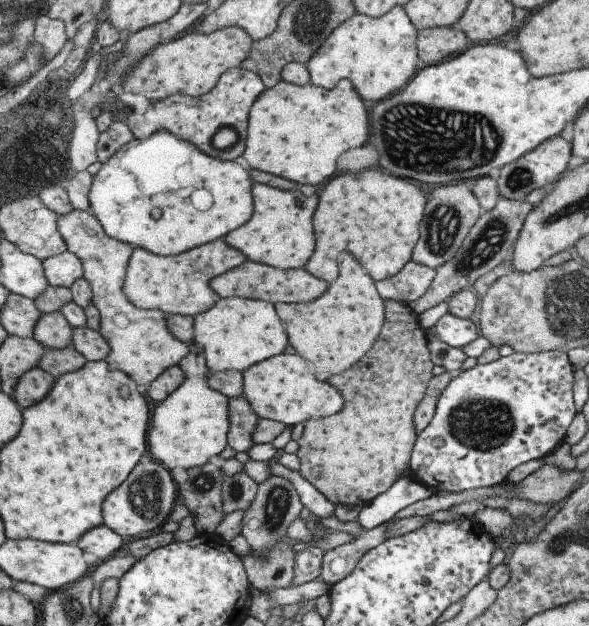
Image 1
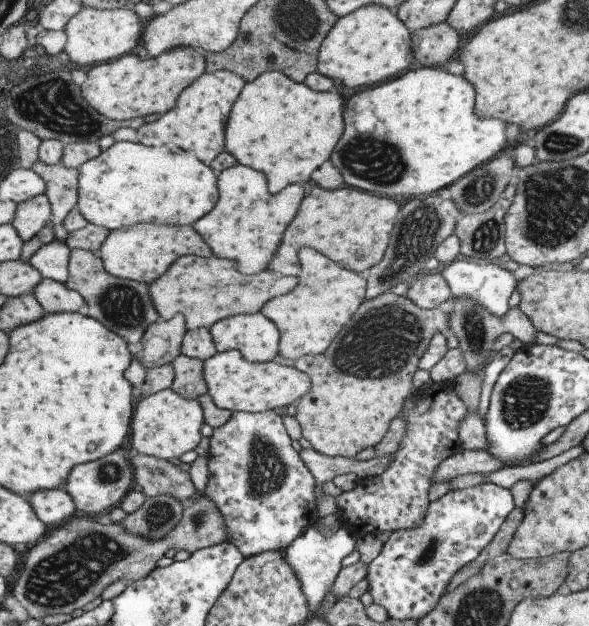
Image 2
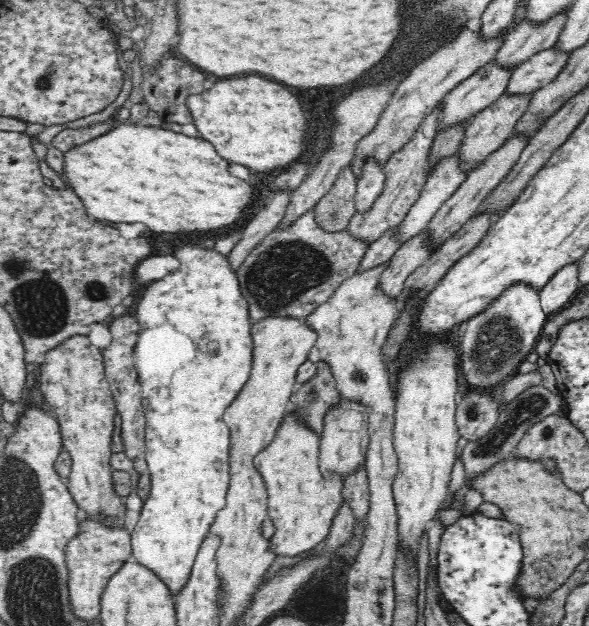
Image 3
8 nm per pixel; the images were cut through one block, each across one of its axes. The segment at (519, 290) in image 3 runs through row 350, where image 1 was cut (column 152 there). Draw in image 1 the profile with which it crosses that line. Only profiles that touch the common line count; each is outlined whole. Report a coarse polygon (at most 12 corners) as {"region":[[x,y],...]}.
{"region":[[146,456],[102,500],[102,523],[127,544],[155,532],[176,484]]}

